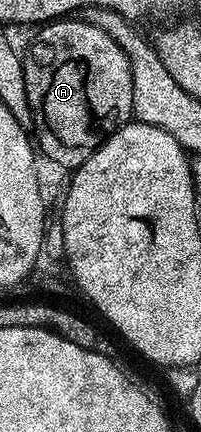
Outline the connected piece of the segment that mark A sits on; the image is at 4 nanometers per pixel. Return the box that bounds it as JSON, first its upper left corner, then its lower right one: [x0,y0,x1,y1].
[22,16,133,171]

